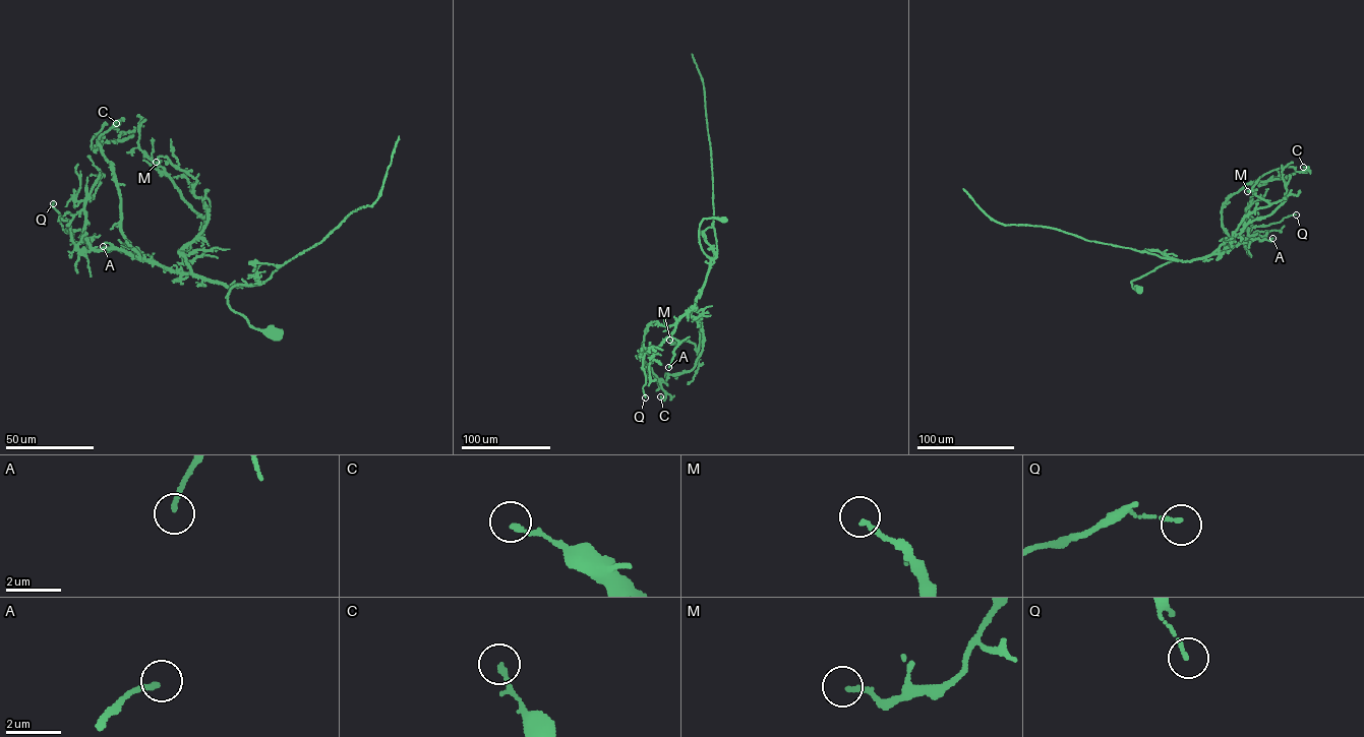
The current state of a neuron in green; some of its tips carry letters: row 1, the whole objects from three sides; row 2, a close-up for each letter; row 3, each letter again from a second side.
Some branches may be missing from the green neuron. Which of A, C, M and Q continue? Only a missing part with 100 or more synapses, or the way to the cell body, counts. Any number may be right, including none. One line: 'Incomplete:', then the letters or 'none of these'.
Incomplete: none of these

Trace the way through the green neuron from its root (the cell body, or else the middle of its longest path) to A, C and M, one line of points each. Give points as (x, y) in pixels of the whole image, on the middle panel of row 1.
A: (724, 220), (704, 219), (700, 225), (699, 242), (709, 269), (696, 304), (670, 335), (678, 343), (668, 367)
C: (724, 220), (700, 225), (710, 263), (696, 305), (672, 324), (647, 326), (641, 353), (665, 392), (660, 396)
M: (724, 220), (704, 219), (700, 226), (710, 263), (691, 314), (701, 323), (698, 351), (669, 340)

